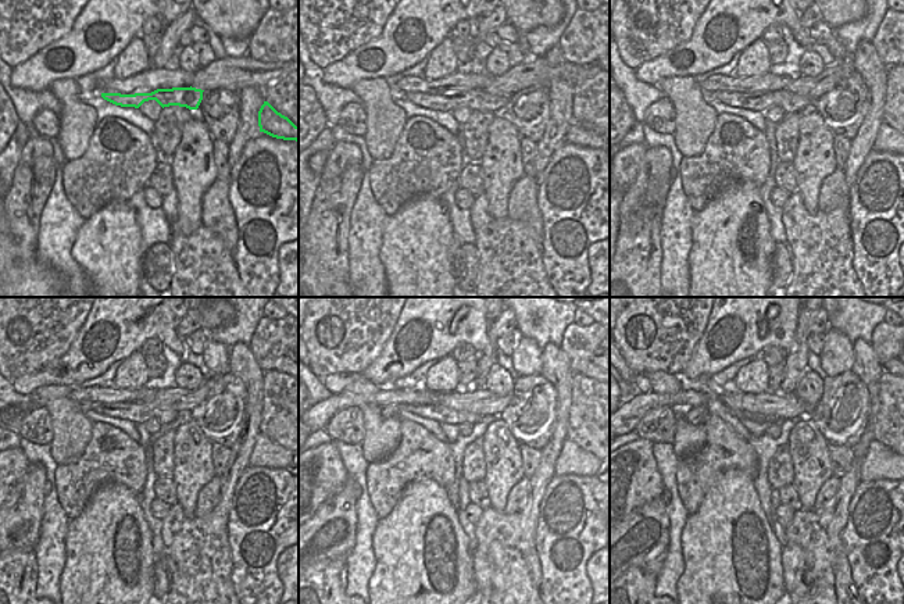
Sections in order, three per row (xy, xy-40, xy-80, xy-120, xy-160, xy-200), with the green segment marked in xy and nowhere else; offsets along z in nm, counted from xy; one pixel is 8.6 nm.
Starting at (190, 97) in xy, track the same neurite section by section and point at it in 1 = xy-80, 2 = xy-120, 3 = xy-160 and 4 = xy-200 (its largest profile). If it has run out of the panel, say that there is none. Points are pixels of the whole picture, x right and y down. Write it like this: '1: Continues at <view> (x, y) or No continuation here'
1: Continues at xy-80 (788, 102)
2: Continues at xy-120 (135, 413)
3: Continues at xy-160 (439, 413)
4: Continues at xy-200 (696, 415).

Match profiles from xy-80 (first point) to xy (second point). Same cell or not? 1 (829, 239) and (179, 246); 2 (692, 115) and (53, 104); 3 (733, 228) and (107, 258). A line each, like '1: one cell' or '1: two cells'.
1: one cell
2: two cells
3: one cell

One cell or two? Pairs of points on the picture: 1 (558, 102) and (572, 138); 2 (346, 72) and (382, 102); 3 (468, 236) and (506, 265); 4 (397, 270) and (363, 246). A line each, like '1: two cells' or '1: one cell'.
1: two cells
2: two cells
3: two cells
4: two cells

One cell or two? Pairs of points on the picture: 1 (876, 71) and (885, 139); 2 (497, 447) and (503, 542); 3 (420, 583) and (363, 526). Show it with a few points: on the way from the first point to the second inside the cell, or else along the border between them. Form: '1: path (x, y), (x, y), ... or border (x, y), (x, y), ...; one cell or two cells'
1: border (885, 122), (881, 125), (871, 149); two cells
2: border (490, 506), (503, 513); two cells
3: border (379, 519), (372, 535), (374, 567); two cells

